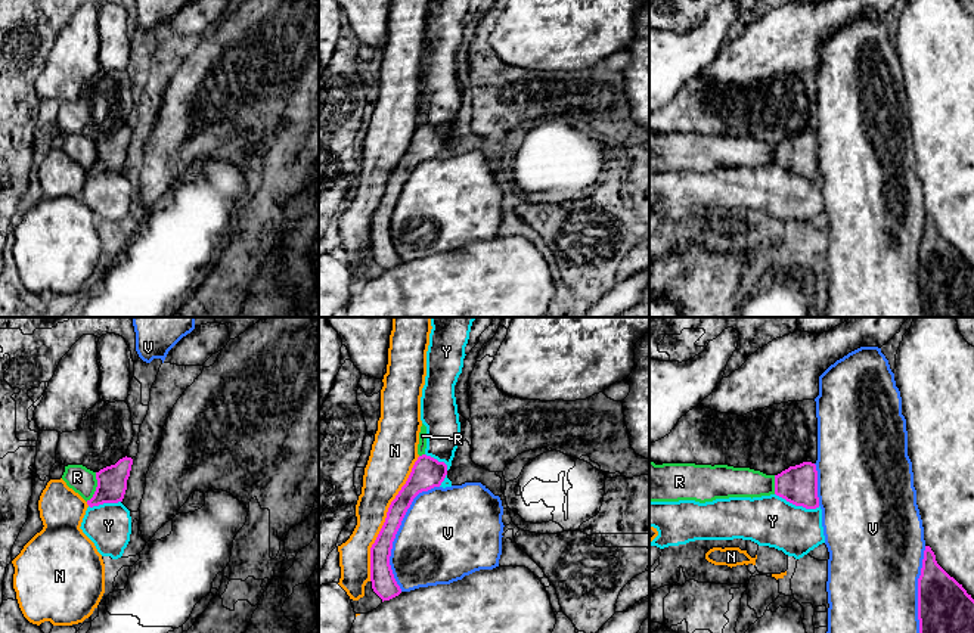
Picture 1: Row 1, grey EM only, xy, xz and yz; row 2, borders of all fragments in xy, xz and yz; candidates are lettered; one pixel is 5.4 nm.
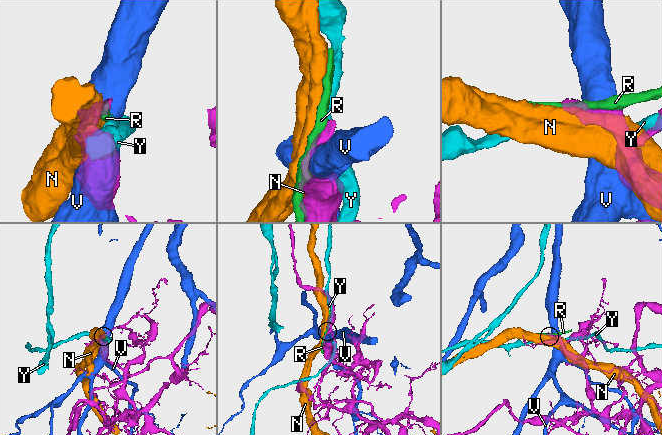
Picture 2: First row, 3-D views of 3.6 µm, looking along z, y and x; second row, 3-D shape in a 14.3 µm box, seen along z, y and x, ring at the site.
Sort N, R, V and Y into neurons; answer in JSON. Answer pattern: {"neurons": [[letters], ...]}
{"neurons": [["N"], ["R"], ["V"], ["Y"]]}

